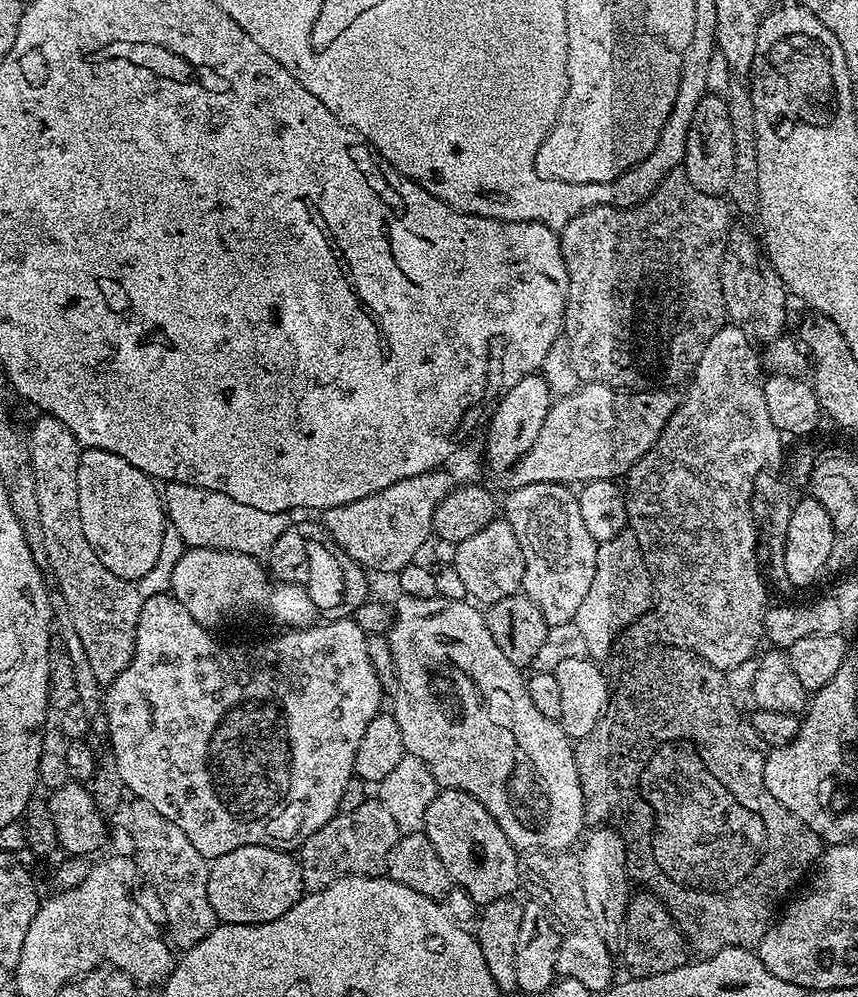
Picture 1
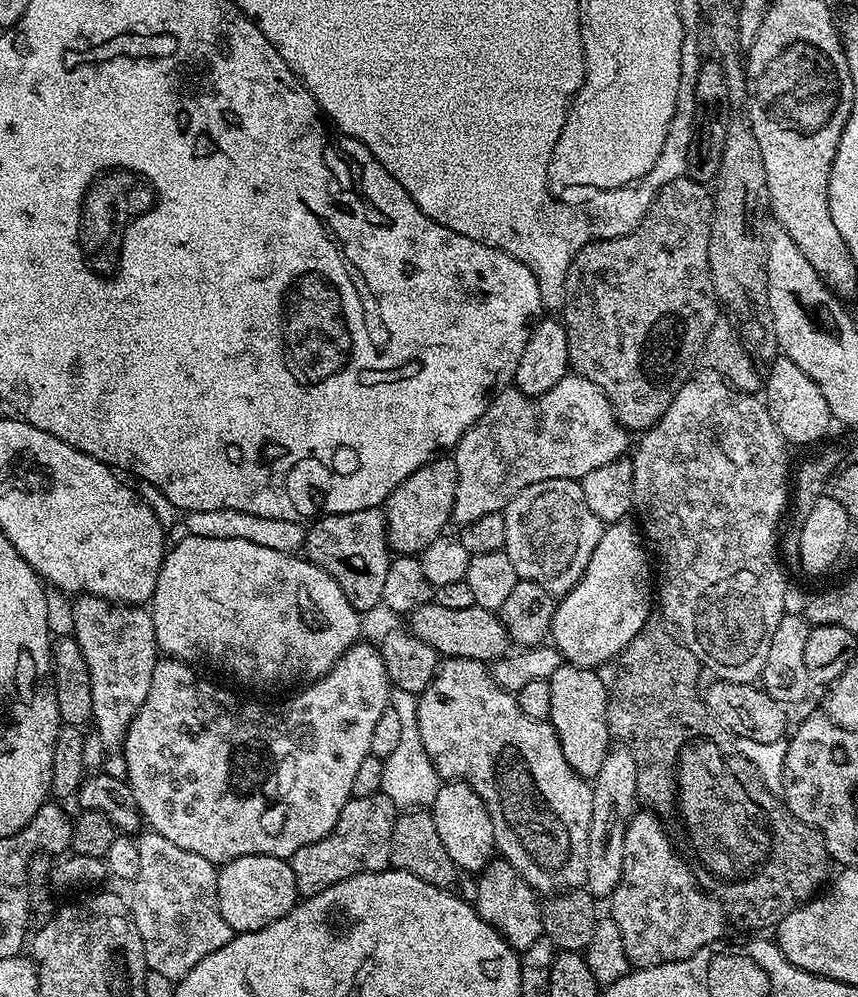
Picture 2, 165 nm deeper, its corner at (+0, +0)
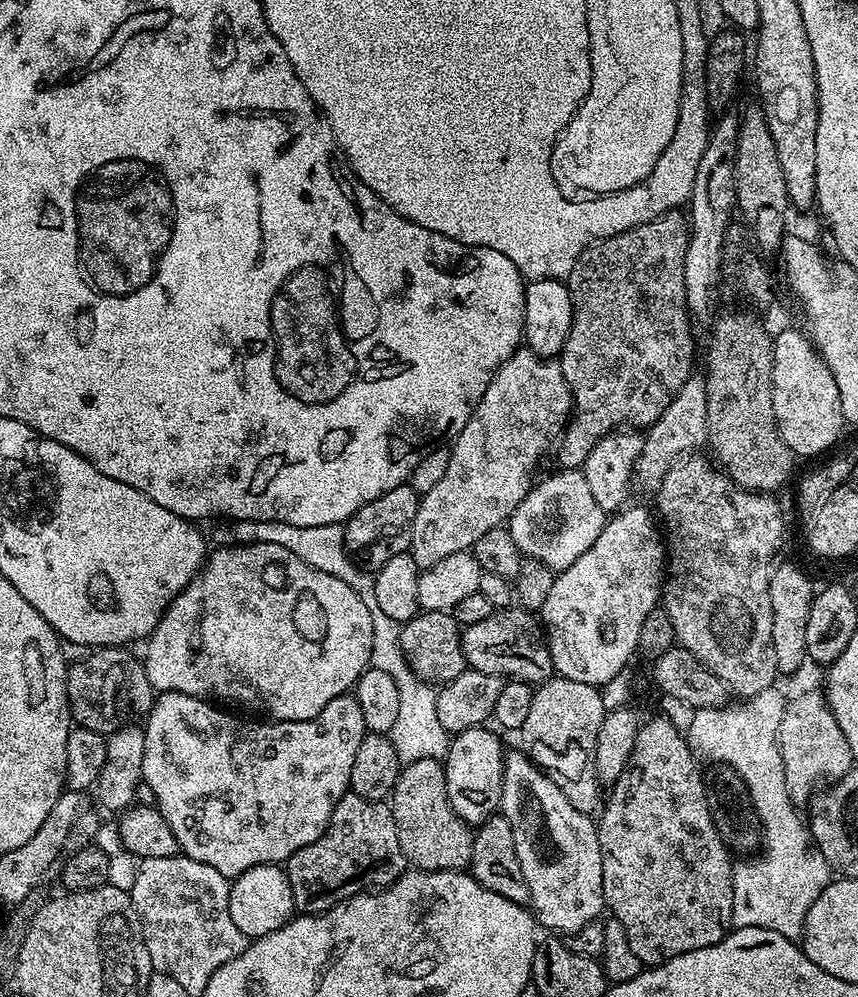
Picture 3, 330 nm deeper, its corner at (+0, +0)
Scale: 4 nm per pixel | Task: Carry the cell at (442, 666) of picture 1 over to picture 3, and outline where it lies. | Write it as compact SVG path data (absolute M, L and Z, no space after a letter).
M509 751L504 757L502 798L499 815L504 816L514 830L514 842L518 848L518 862L522 862L522 874L526 874L526 886L532 895L531 911L539 927L553 928L553 933L567 934L582 930L582 926L599 921L600 911L605 911L602 880L602 850L598 842L597 821L582 810L574 810L566 794L558 790L554 781L525 756L523 751Z

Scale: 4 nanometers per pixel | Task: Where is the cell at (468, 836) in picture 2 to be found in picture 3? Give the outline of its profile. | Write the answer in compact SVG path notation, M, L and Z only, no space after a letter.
M488 726L457 732L451 737L448 755L442 761L448 801L454 814L469 826L482 825L499 813L505 755L506 747Z

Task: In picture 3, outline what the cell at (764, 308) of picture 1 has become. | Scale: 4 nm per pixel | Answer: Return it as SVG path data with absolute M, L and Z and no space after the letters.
M699 375L689 376L679 394L672 399L670 406L662 410L652 427L643 433L644 445L640 456L636 459L634 480L649 490L660 487L662 478L669 472L672 465L685 454L691 453L699 444L703 445L708 438L708 423L706 422L706 386Z

